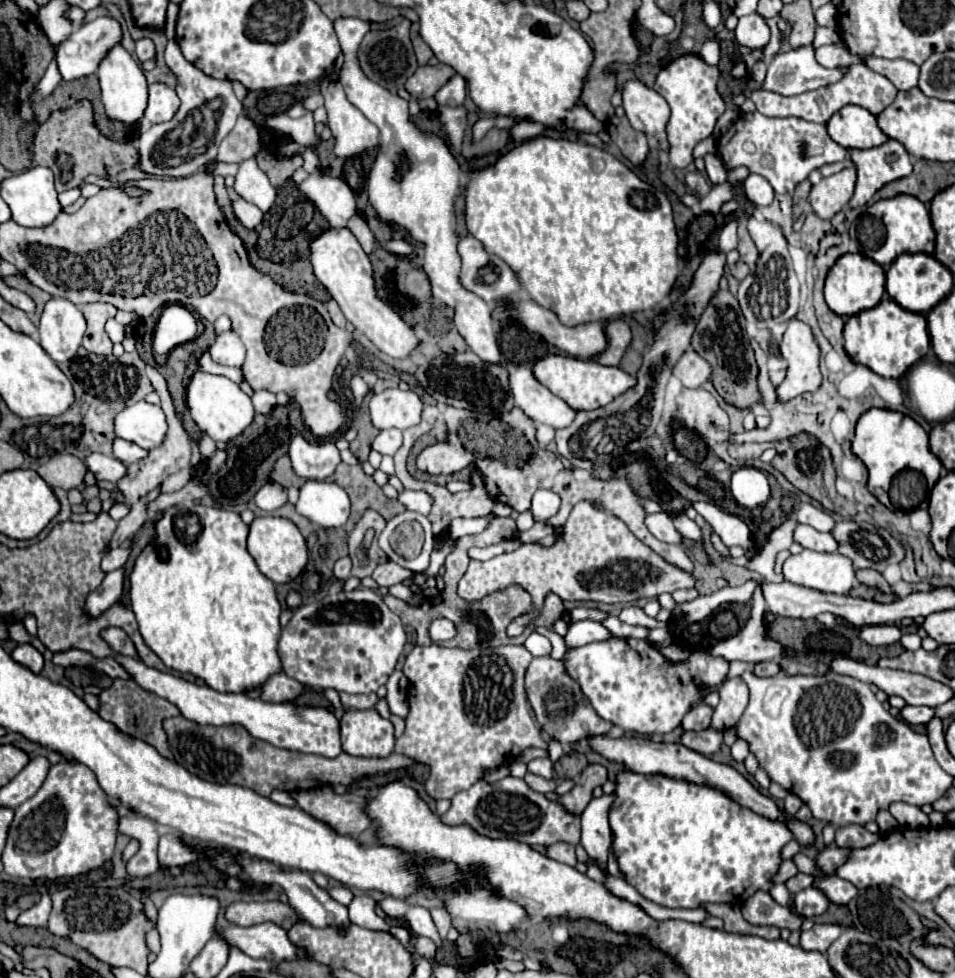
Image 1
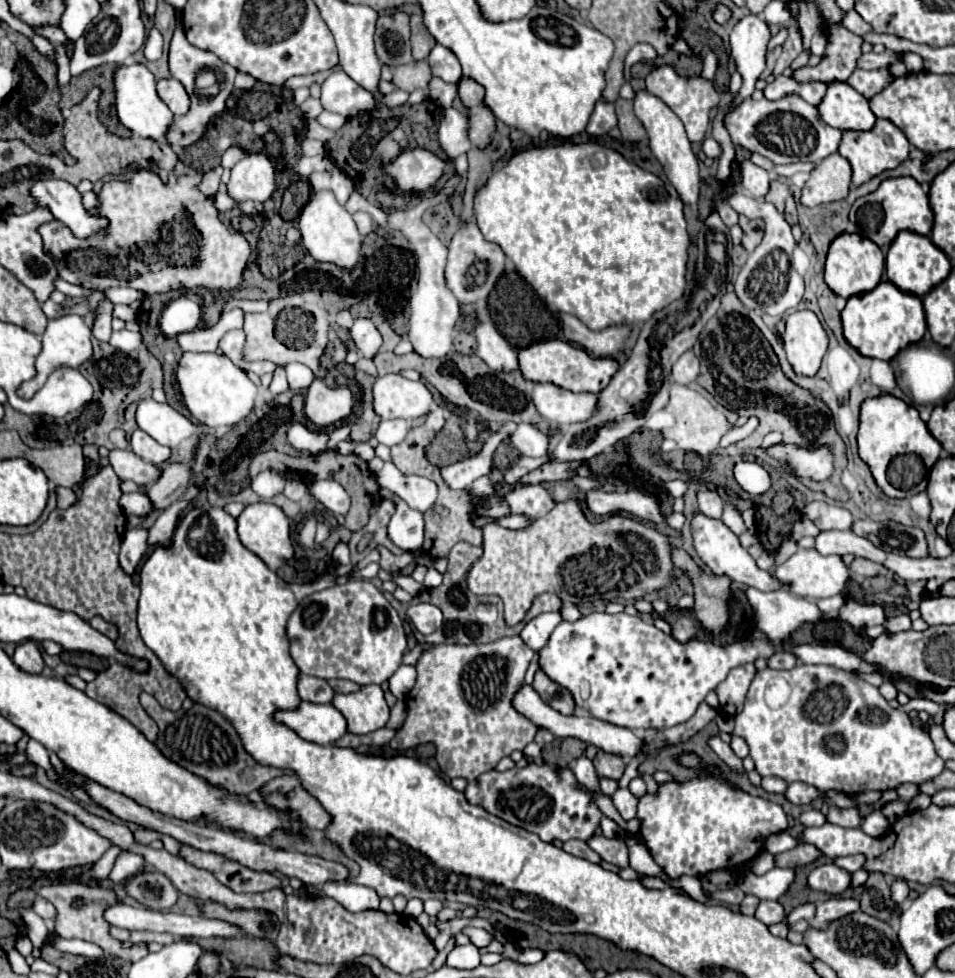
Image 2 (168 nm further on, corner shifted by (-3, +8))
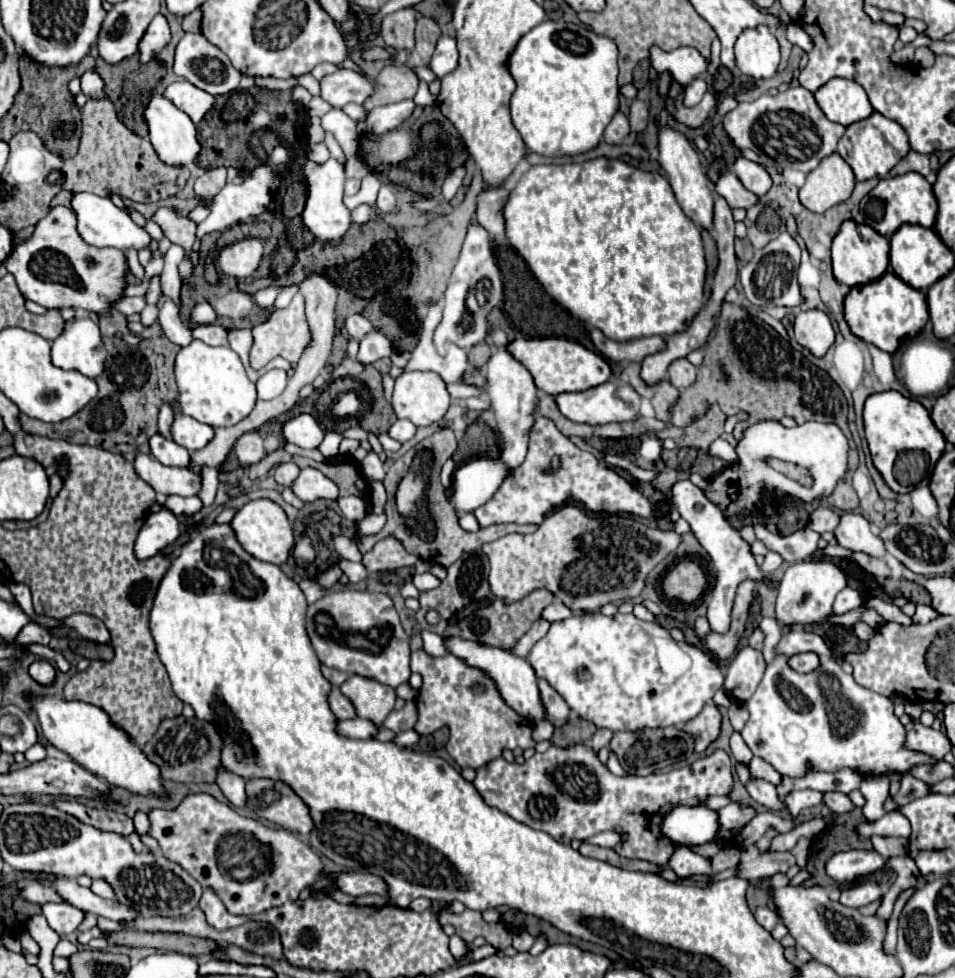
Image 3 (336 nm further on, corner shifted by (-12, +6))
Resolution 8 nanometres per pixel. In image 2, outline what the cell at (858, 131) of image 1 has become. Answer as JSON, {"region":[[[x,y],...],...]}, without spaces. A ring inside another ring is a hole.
{"region":[[[842,81],[828,83],[826,95],[822,97],[818,111],[824,123],[840,131],[866,131],[874,127],[876,121],[874,113],[870,111],[868,99]]]}

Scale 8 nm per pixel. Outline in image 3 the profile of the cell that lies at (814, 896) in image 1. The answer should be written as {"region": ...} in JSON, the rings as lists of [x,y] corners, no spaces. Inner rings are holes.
{"region":[[[843,851],[827,861],[827,875],[837,883],[853,883],[883,869],[885,859],[877,851]]]}

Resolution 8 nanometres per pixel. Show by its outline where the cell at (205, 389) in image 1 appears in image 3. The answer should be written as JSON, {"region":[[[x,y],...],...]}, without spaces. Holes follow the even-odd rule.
{"region":[[[195,339],[191,345],[181,347],[175,361],[175,377],[179,385],[181,411],[199,423],[207,423],[211,427],[231,427],[247,417],[255,407],[255,383],[249,381],[239,355],[229,347],[211,347]]]}

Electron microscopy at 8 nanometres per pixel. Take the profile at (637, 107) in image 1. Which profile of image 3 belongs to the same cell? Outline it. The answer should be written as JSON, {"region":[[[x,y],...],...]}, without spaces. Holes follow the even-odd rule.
{"region":[[[665,125],[659,129],[659,165],[665,169],[669,183],[675,191],[675,197],[677,197],[681,209],[685,211],[685,215],[691,221],[699,223],[701,227],[711,229],[711,225],[713,225],[713,197],[709,191],[709,179],[707,179],[705,171],[701,169],[697,149],[673,125]]]}

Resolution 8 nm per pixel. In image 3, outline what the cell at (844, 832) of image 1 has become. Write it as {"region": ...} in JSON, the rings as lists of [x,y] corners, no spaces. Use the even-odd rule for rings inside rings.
{"region":[[[825,793],[825,805],[831,809],[831,813],[841,815],[841,813],[849,813],[855,809],[855,805],[851,803],[851,799],[843,793]]]}

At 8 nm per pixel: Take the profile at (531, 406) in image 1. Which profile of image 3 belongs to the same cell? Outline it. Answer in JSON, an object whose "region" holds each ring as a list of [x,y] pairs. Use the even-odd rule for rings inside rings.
{"region":[[[603,383],[599,387],[591,387],[581,393],[561,393],[555,397],[555,403],[559,405],[559,411],[563,417],[575,423],[589,423],[589,425],[603,425],[611,421],[629,421],[639,415],[639,393],[625,385],[617,387],[615,383]]]}

